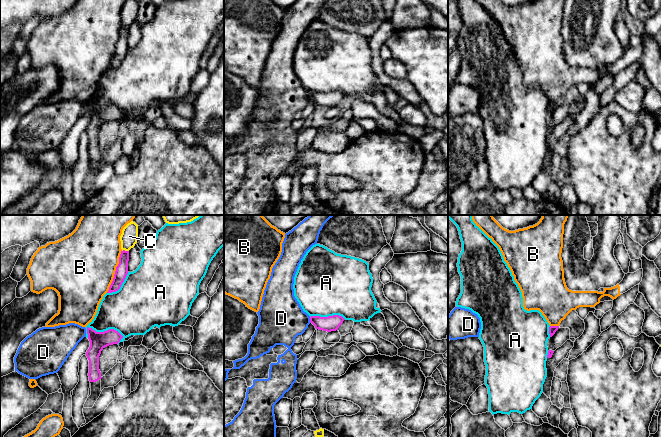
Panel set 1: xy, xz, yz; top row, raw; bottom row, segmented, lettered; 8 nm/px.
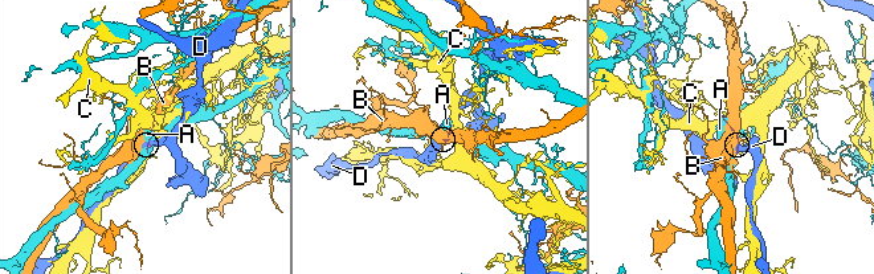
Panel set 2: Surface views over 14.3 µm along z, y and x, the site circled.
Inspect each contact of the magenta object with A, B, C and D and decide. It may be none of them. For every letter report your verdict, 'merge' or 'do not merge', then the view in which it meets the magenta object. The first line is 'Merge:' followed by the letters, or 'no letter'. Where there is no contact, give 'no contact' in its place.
Merge: no letter
A: do not merge; contact in xy
B: do not merge; contact in xy
C: do not merge; contact in xy
D: do not merge; contact in xz

